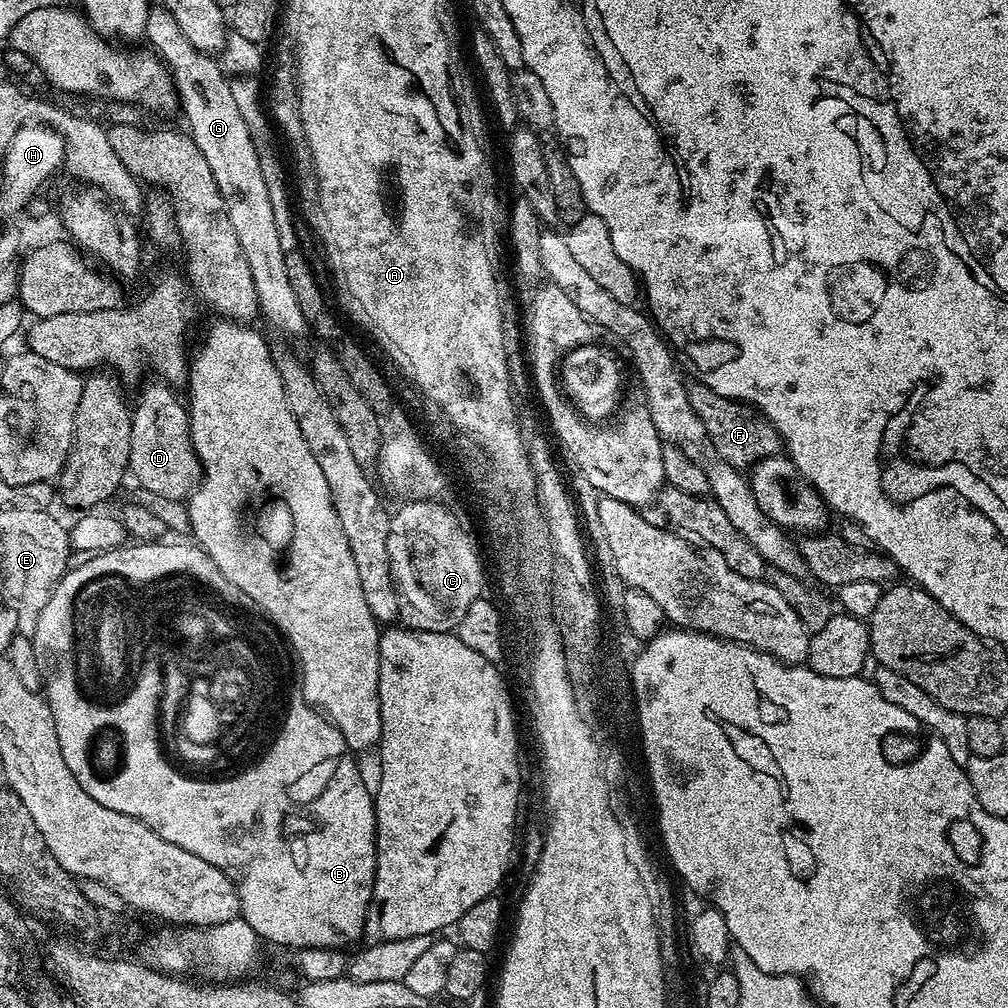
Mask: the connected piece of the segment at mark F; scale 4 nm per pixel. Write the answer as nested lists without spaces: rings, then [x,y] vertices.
[[[699,382],[689,383],[687,387],[690,406],[694,414],[698,414],[708,435],[707,443],[712,444],[713,450],[716,451],[713,453],[719,459],[744,470],[757,460],[781,455],[782,437],[778,434],[778,430],[752,405],[714,394],[705,384]]]

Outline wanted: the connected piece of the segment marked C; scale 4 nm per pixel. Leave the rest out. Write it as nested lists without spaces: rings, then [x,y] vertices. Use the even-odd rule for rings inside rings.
[[[412,498],[401,506],[397,512],[393,511],[388,517],[388,533],[386,534],[386,550],[390,550],[390,570],[392,577],[396,583],[396,589],[400,592],[400,599],[414,615],[406,620],[407,627],[417,628],[420,632],[451,632],[458,626],[458,622],[462,622],[462,614],[466,614],[466,610],[470,610],[470,602],[481,599],[484,588],[484,568],[486,570],[485,561],[482,559],[481,549],[475,544],[470,537],[464,533],[462,525],[456,521],[456,516],[448,508],[443,508],[437,501],[432,498]]]

